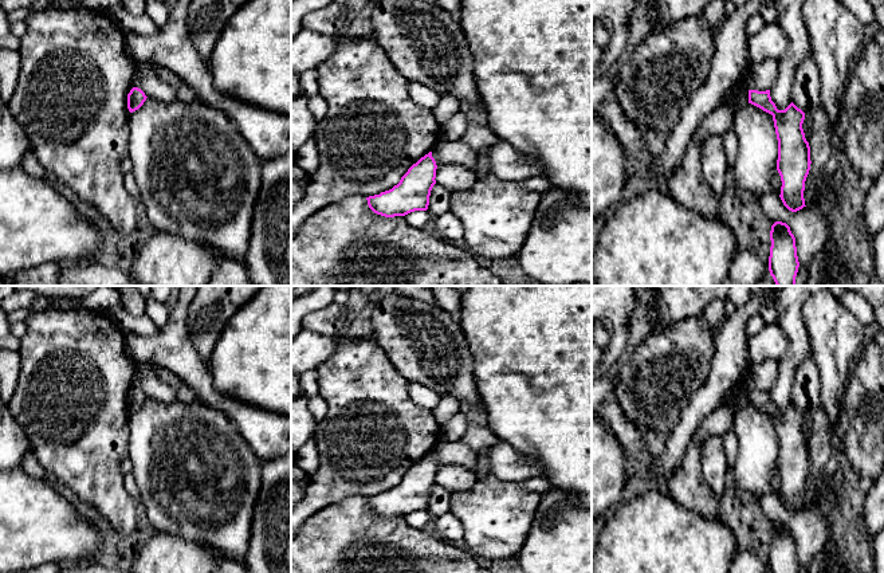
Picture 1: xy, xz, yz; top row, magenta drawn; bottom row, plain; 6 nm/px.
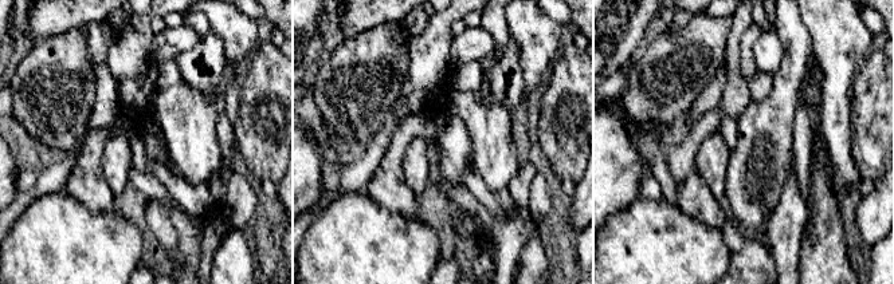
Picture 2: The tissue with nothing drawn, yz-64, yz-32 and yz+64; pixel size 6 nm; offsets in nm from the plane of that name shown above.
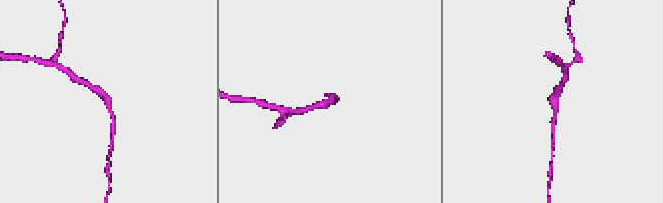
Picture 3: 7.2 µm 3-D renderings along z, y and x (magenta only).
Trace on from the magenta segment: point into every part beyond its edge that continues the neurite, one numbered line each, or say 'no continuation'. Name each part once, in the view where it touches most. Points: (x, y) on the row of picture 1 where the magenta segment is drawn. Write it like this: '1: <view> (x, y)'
no continuation

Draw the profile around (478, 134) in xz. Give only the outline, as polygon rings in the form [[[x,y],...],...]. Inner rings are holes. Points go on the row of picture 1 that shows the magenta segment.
[[[475,122],[468,123],[468,129],[461,137],[461,141],[471,146],[474,150],[479,152],[484,146],[498,144],[500,138],[495,136],[486,123]]]

